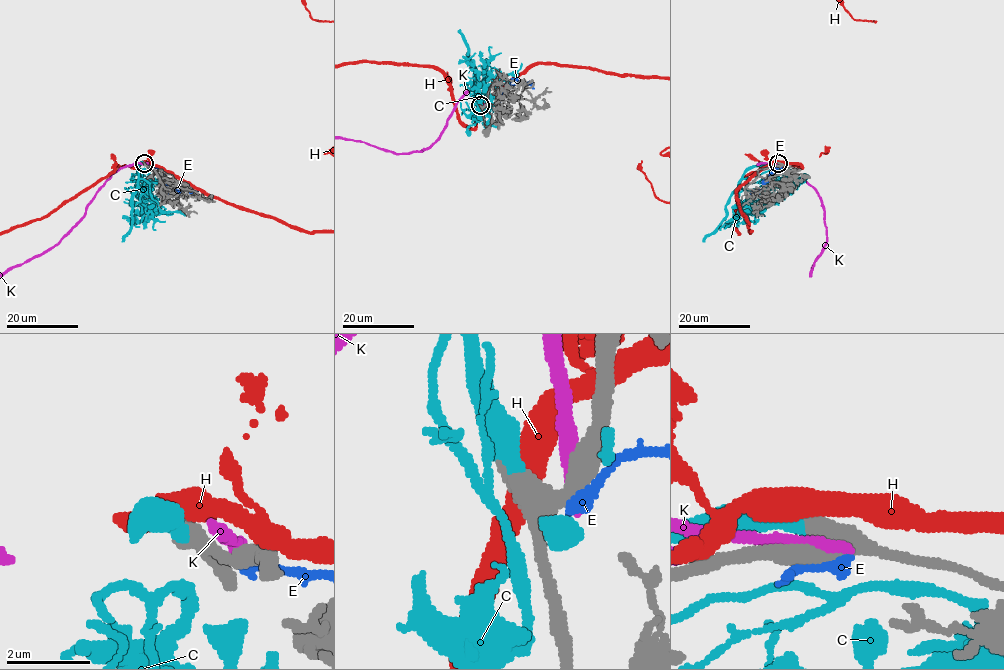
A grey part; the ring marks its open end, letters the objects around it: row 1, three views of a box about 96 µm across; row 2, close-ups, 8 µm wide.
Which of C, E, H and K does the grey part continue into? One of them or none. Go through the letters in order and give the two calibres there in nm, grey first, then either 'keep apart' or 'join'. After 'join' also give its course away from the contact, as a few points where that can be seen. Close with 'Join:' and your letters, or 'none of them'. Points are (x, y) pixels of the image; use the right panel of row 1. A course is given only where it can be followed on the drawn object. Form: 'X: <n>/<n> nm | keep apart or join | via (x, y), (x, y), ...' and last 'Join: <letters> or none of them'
C: 550/550 nm | join | via (778, 164), (751, 166), (743, 178), (784, 169), (792, 171), (788, 179), (793, 182), (809, 175)
E: 440/320 nm | keep apart
H: 550/550 nm | keep apart
K: 440/420 nm | keep apart
Join: C

